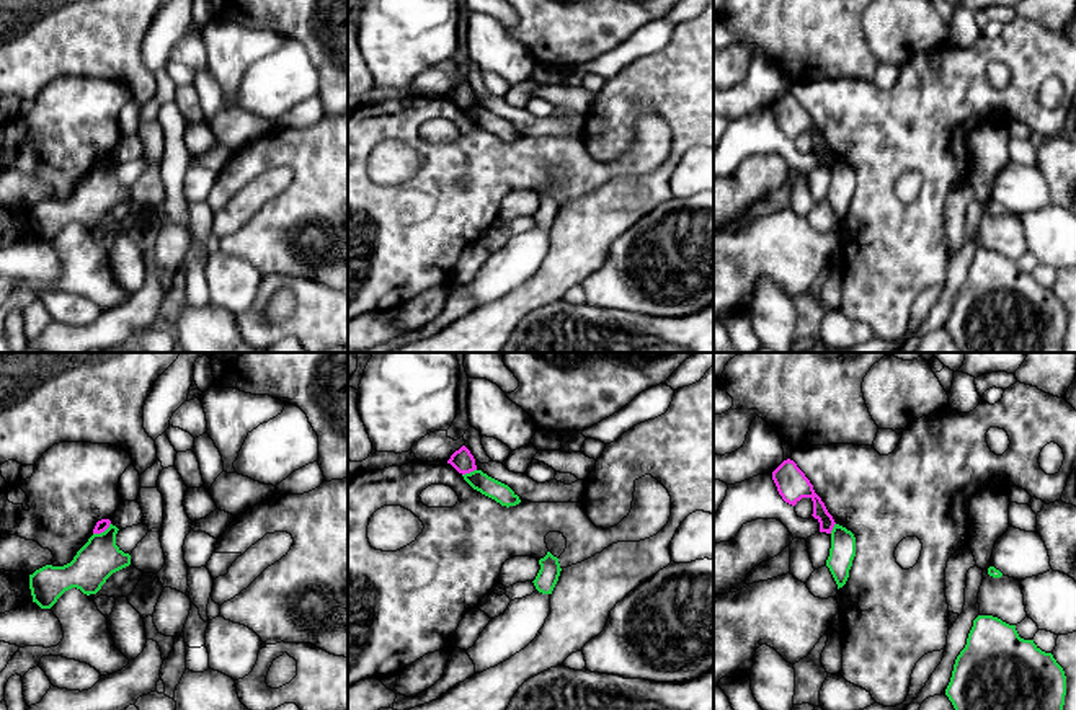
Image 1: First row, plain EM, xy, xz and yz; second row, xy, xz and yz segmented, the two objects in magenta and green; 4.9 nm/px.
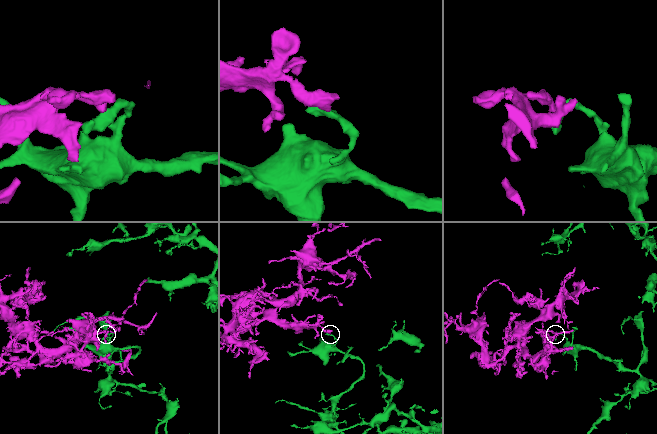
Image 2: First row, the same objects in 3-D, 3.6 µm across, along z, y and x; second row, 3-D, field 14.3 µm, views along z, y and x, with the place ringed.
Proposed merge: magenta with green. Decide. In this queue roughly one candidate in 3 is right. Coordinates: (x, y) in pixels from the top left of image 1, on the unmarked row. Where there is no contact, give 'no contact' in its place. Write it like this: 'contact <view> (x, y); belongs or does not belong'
contact xy (102, 165); does not belong

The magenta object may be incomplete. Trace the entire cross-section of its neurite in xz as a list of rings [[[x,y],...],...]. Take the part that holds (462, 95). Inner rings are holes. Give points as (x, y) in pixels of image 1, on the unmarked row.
[[[465,80],[451,90],[447,98],[451,98],[462,109],[477,104],[475,93]]]

